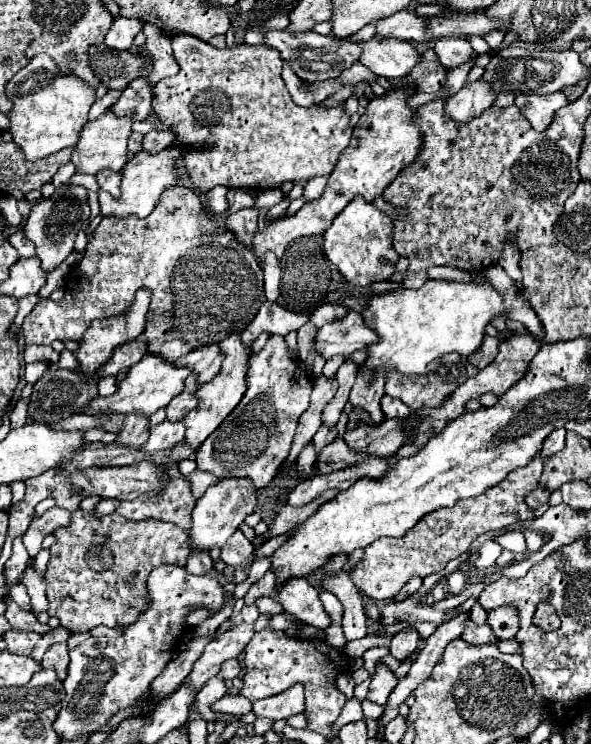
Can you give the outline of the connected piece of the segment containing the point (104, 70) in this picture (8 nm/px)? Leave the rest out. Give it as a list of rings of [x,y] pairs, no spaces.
[[[94,44],[88,54],[90,54],[92,72],[100,78],[100,82],[108,90],[124,90],[128,86],[128,82],[132,82],[134,78],[138,78],[142,74],[142,68],[144,68],[144,60],[140,54],[132,56],[130,52],[118,52],[118,50],[108,48],[106,44]]]

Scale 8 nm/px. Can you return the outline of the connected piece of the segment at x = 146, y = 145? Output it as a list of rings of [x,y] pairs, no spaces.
[[[152,130],[144,136],[140,150],[142,152],[160,152],[162,148],[168,148],[174,142],[174,132],[170,130]]]

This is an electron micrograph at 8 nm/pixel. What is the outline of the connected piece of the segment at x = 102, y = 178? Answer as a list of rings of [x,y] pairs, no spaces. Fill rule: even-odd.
[[[103,170],[96,174],[96,181],[98,186],[110,193],[114,198],[120,197],[120,182],[121,178],[118,176],[118,173],[112,172],[110,170]]]

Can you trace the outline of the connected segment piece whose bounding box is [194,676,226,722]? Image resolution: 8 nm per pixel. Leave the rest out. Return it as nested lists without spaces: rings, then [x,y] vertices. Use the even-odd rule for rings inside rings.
[[[214,676],[214,678],[208,680],[208,682],[204,684],[204,688],[198,692],[198,696],[196,696],[196,700],[194,700],[194,710],[196,710],[206,722],[214,722],[214,720],[216,720],[216,714],[212,712],[210,704],[216,702],[216,700],[220,700],[224,694],[226,694],[226,686],[224,686],[222,678],[220,678],[220,676]]]

